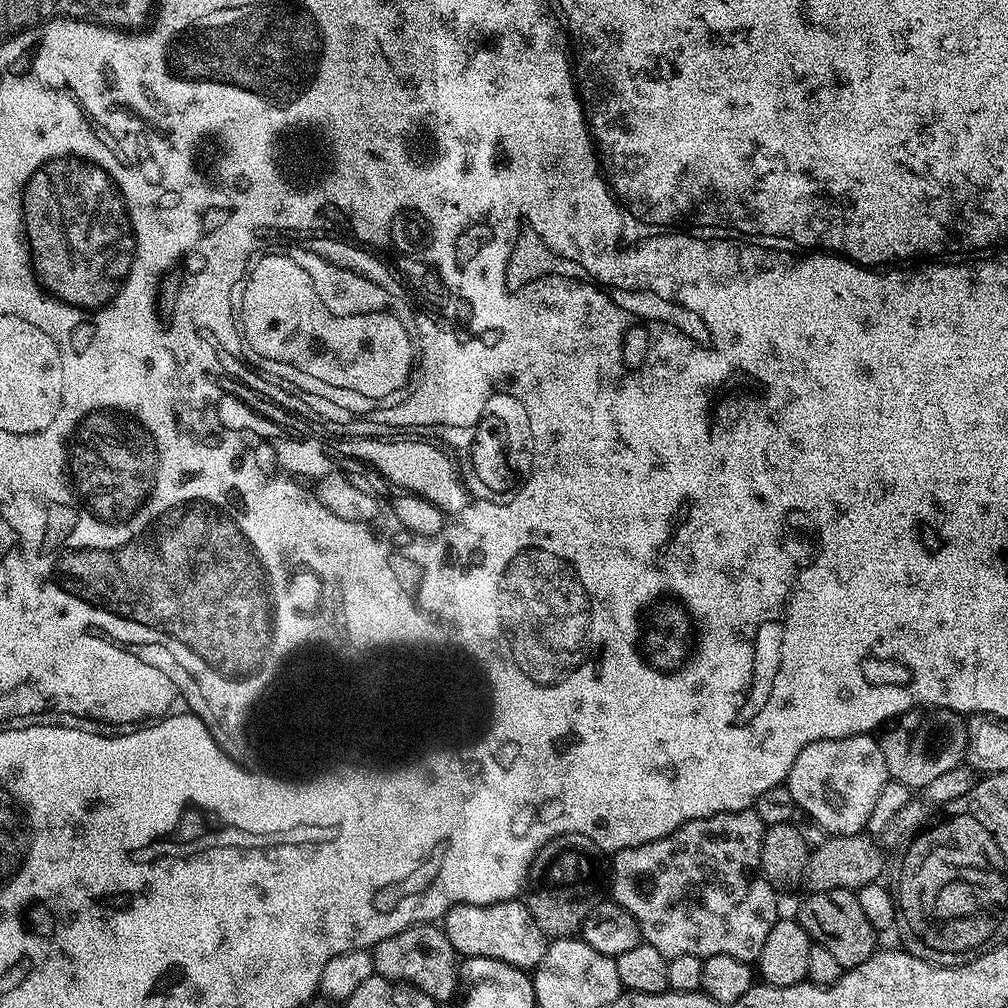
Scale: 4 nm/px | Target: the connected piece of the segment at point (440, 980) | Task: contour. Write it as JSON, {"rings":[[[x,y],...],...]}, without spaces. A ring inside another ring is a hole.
{"rings":[[[435,923],[415,924],[413,928],[402,930],[378,942],[371,953],[372,966],[377,976],[411,984],[437,1002],[450,999],[455,992],[457,995],[460,982],[458,957],[454,946],[450,946],[443,927]]]}

